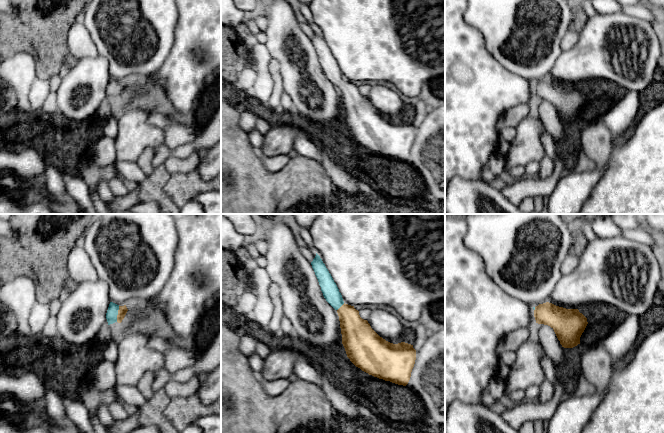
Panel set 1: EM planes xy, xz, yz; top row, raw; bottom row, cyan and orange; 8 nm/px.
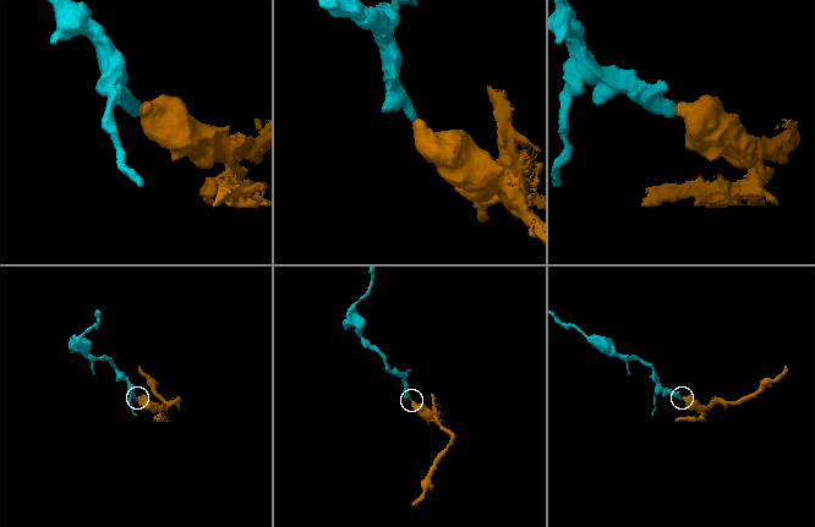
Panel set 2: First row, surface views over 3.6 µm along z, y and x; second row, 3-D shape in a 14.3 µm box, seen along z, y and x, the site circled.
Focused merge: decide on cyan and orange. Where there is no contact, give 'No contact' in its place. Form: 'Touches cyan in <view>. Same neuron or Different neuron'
Touches cyan in xy. Same neuron

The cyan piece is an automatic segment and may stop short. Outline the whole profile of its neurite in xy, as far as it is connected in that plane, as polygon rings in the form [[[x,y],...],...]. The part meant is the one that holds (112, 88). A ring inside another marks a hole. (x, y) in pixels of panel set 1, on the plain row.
[[[110,78],[106,89],[106,95],[107,95],[108,101],[113,100],[115,98],[121,99],[127,87],[128,85],[126,81],[119,82],[113,78]]]

